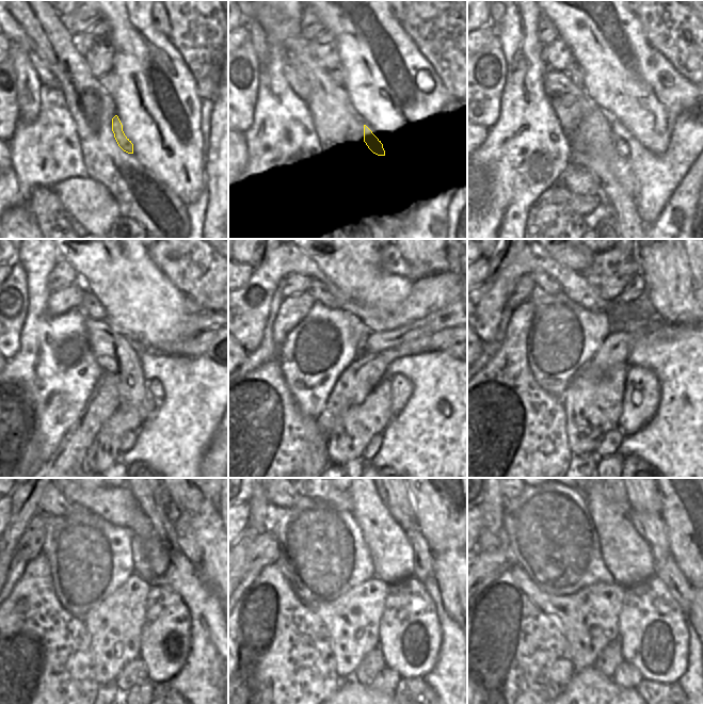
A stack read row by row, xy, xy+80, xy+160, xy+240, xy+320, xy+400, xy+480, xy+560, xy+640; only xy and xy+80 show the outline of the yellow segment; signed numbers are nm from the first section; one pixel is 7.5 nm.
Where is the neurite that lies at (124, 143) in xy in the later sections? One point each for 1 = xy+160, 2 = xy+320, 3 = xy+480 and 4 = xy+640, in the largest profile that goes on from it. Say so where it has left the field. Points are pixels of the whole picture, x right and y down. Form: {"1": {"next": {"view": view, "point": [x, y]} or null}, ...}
{"1": {"next": {"view": "xy+160", "point": [621, 146]}}, "2": {"next": {"view": "xy+320", "point": [401, 387]}}, "3": {"next": {"view": "xy+480", "point": [166, 633]}}, "4": {"next": {"view": "xy+640", "point": [652, 628]}}}

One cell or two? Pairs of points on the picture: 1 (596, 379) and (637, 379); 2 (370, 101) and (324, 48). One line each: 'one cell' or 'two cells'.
1: two cells
2: two cells

